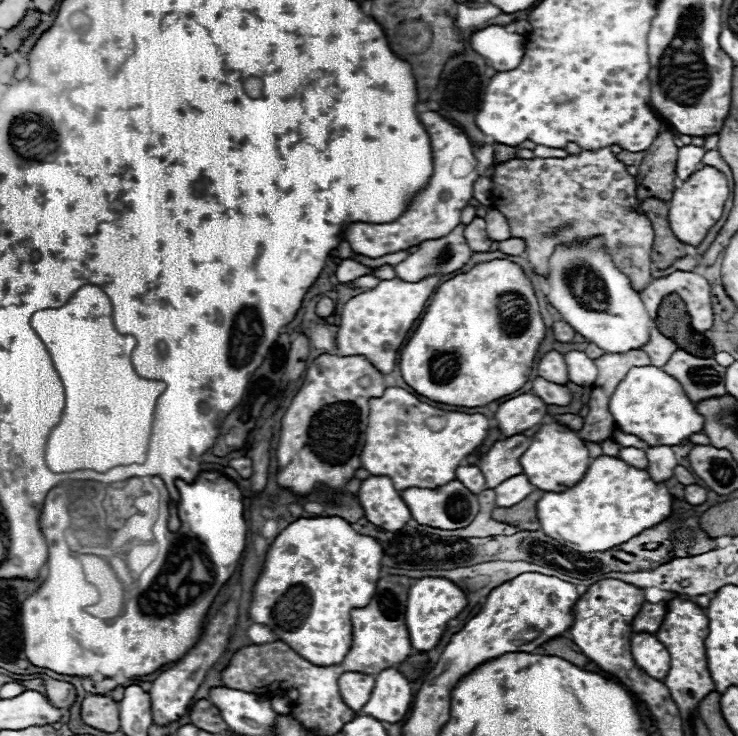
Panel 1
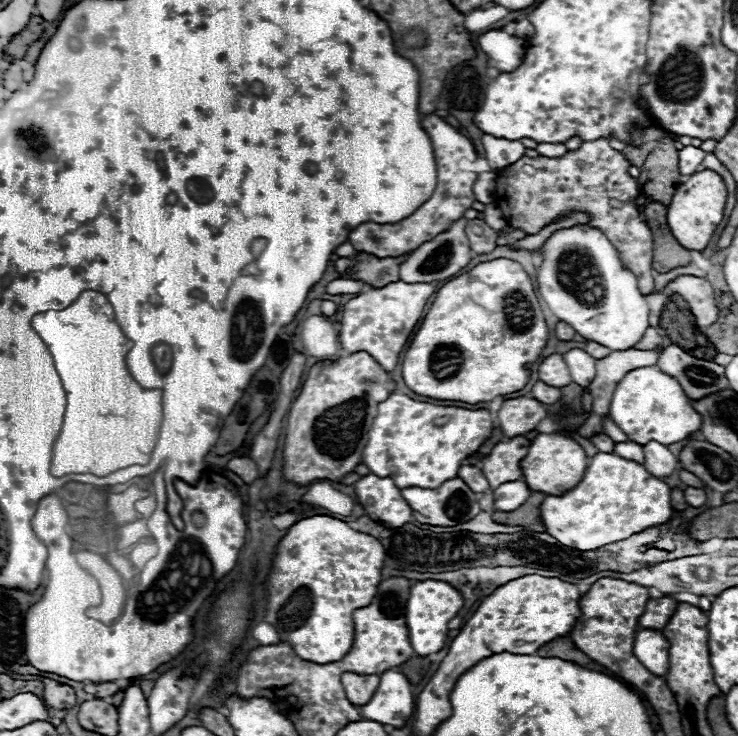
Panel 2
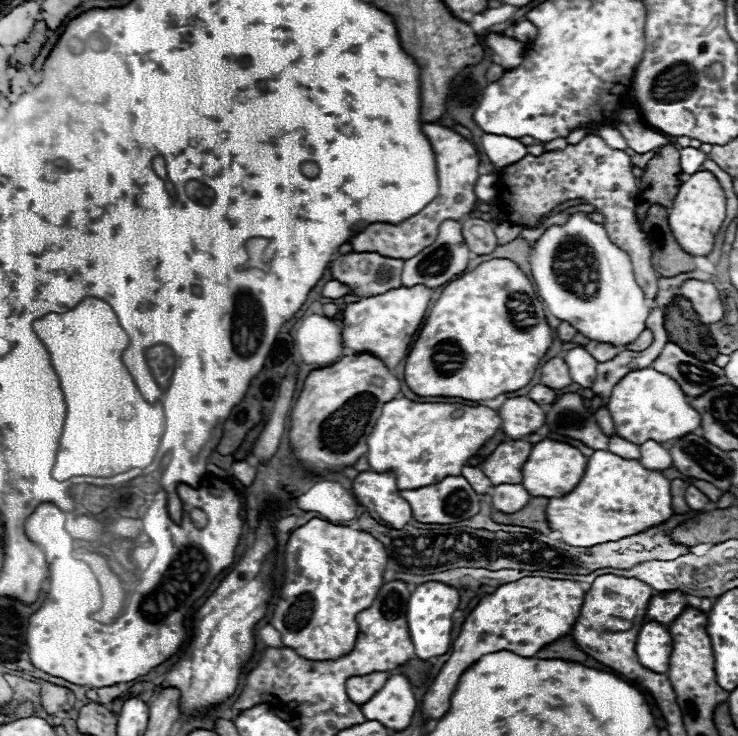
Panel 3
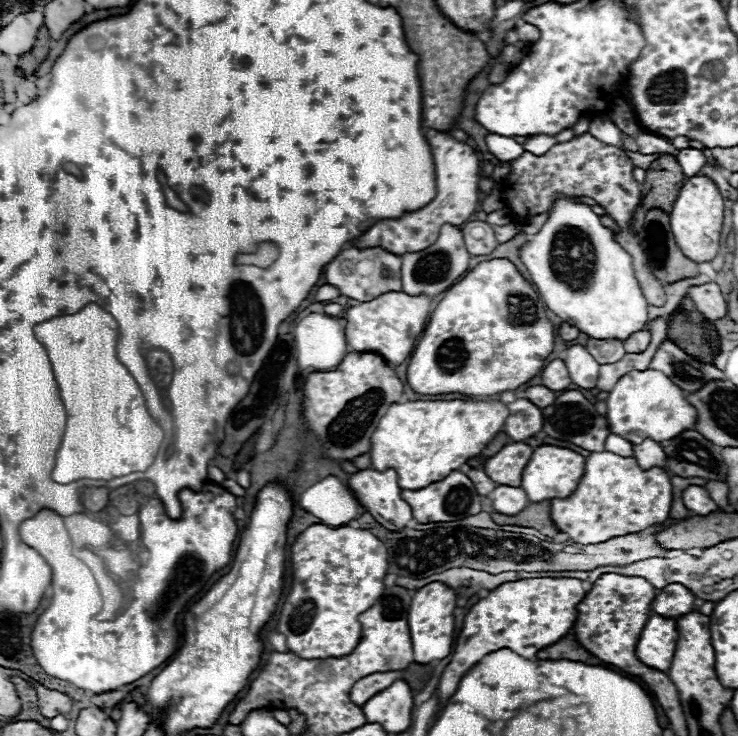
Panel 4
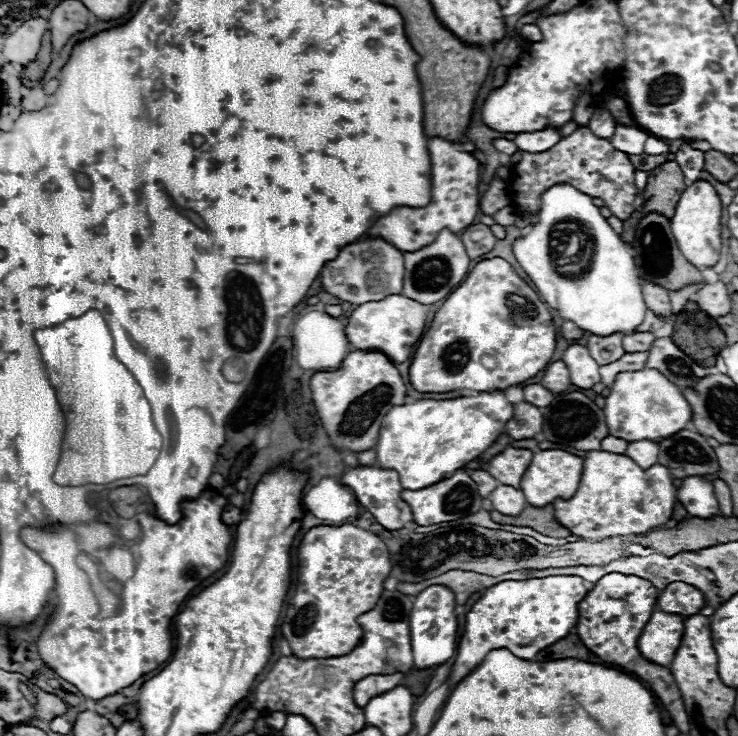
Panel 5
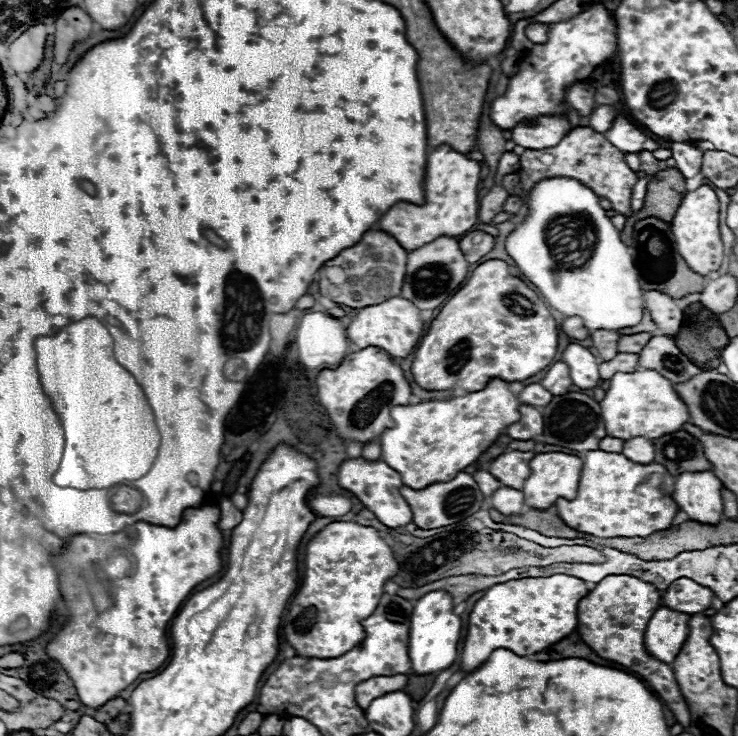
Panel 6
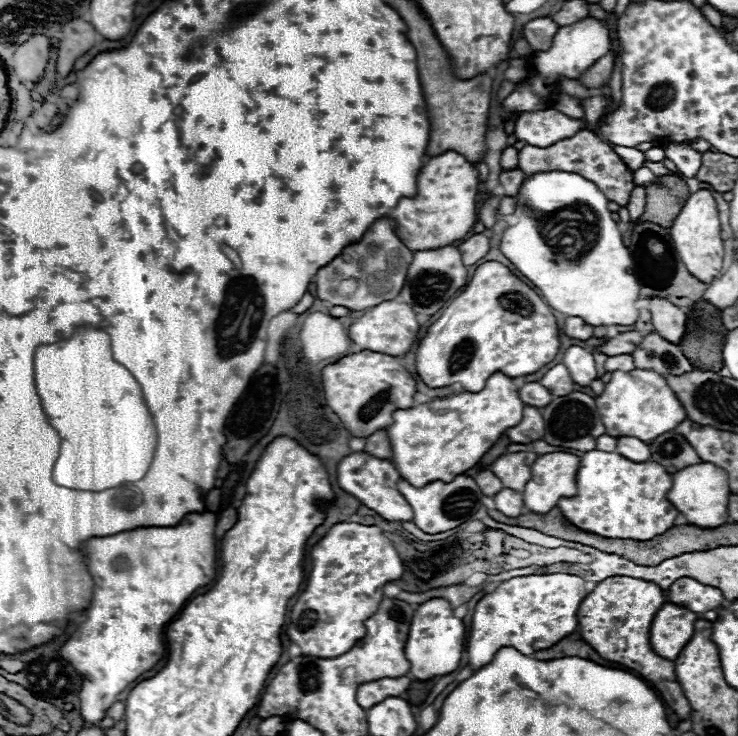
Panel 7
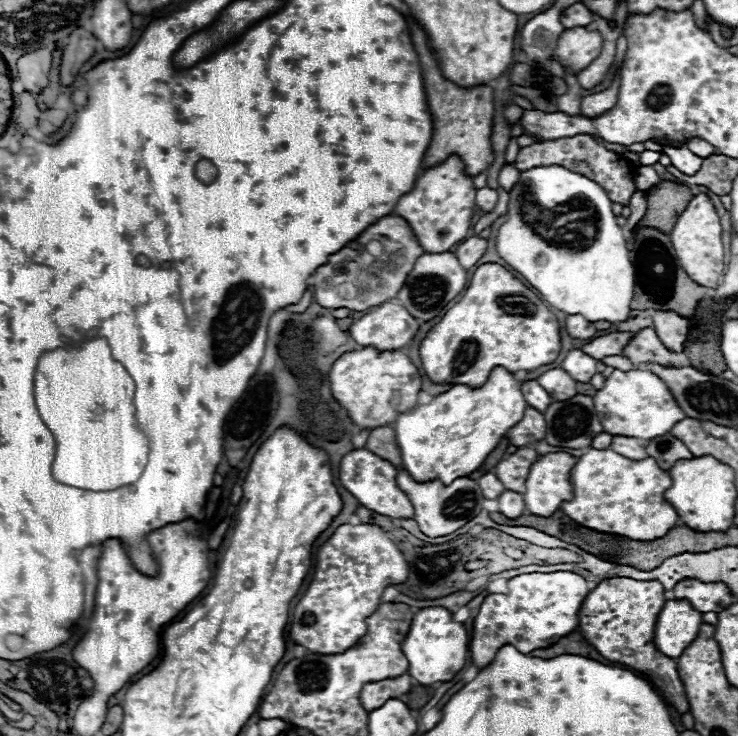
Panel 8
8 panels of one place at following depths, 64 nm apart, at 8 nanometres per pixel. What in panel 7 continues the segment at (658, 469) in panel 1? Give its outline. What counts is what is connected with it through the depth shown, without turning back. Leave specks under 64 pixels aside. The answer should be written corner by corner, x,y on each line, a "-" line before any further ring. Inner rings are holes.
624,436
618,438
618,454
624,454
626,458
632,458
632,462
646,462
652,458
650,452
650,444
640,440
640,438
632,438
632,436

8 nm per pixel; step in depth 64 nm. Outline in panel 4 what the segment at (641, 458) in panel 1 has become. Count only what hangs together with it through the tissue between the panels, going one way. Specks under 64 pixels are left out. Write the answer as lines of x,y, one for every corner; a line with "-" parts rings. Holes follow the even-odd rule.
610,434
610,436
606,438
604,448
606,448
606,450
612,450
614,454
632,454
632,456
634,456
632,444
630,444
628,440
624,440
624,438
620,438
620,436
616,436
616,434

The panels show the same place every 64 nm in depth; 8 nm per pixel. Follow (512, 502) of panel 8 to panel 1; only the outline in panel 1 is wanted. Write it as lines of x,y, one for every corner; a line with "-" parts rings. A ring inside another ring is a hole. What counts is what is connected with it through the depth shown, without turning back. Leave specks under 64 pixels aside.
518,474
516,478
508,478
500,486
494,488
496,506
514,506
516,502
524,500
532,490
534,490
534,486
526,478
526,474

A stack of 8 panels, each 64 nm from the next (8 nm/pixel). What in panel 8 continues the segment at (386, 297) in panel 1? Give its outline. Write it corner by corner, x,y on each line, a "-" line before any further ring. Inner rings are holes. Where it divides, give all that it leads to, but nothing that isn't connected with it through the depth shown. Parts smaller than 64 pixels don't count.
384,302
376,308
372,308
370,312
366,312
362,318
358,318
352,326
350,326
350,336
360,344
360,346
372,346
376,350
402,350
404,346
410,344
410,340
414,338
414,334
418,332
418,320
412,318
408,314
408,310
404,310
404,306
400,304
392,304
392,302

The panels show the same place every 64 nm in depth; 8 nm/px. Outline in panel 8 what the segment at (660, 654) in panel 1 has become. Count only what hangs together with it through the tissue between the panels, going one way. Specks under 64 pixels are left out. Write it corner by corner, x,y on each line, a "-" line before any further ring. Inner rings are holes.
668,600
658,614
654,644
658,652
678,658
682,650
696,638
702,624
702,614
686,600

